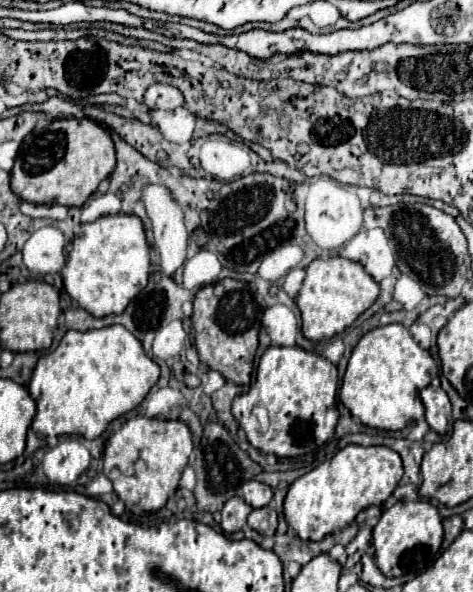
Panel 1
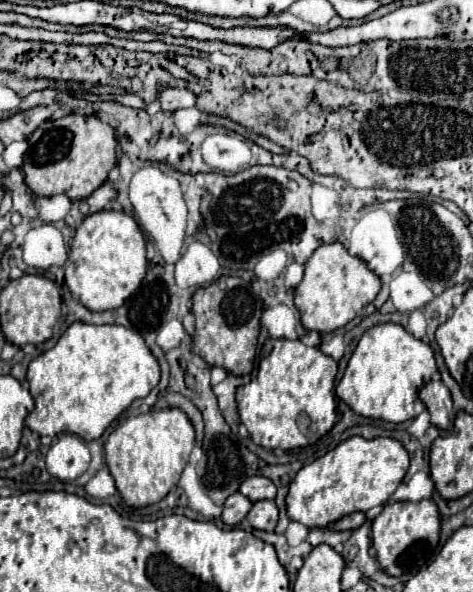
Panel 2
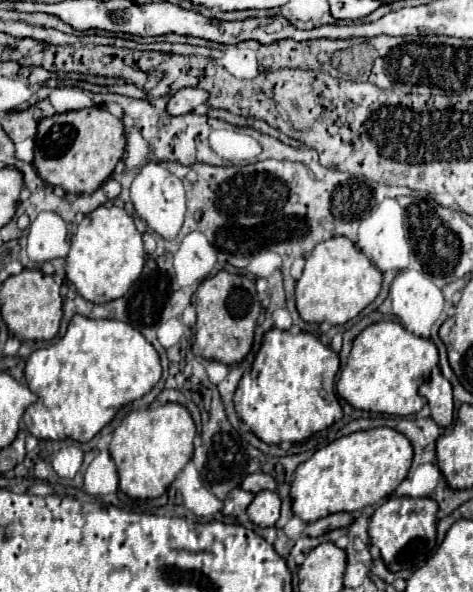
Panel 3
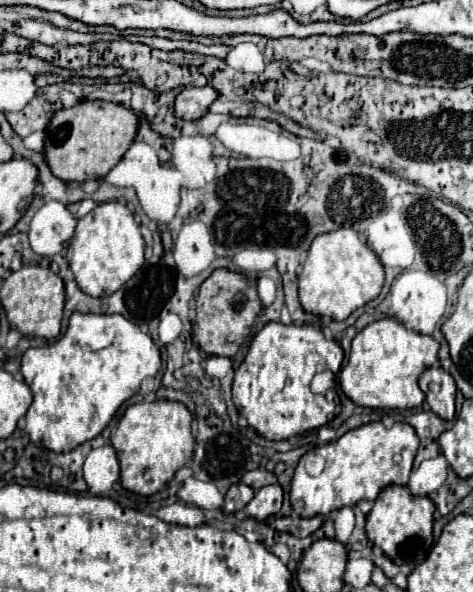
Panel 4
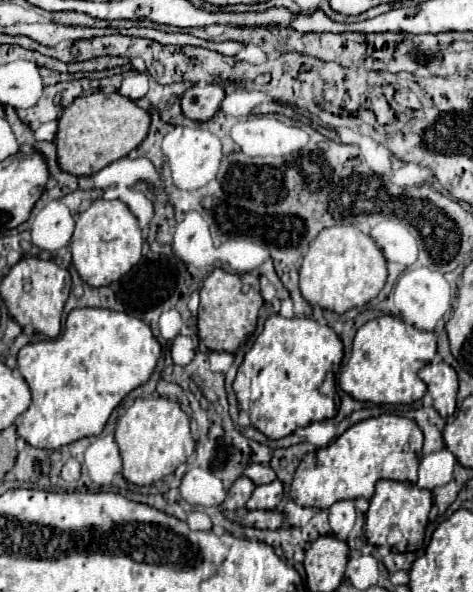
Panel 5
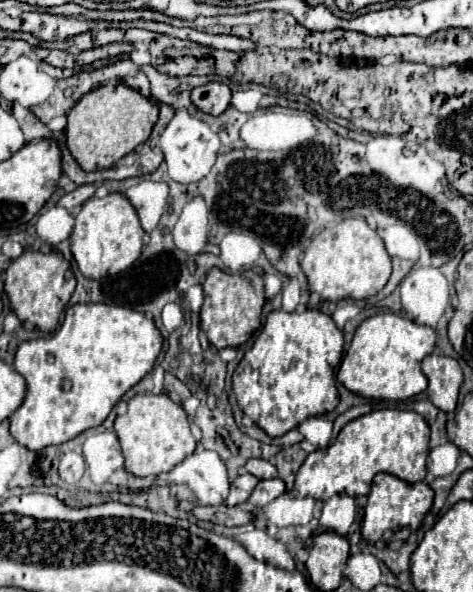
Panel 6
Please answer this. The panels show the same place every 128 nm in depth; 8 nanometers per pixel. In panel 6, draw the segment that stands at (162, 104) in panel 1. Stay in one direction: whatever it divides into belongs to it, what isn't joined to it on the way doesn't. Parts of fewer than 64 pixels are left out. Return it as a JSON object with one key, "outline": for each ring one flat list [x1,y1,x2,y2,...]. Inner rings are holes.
{"outline":[[208,82,192,90,192,104,212,116,220,116,230,106,232,90,224,82]]}

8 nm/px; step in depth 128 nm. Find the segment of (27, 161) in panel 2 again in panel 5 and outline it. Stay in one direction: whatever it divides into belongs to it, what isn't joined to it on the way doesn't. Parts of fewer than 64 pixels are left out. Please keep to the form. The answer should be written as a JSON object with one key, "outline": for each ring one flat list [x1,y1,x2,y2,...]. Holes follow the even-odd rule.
{"outline":[[96,92,86,98,76,98,58,118,58,132,54,138,60,170,74,176,92,176,104,166,128,156,146,138,150,116,134,100,118,92]]}

